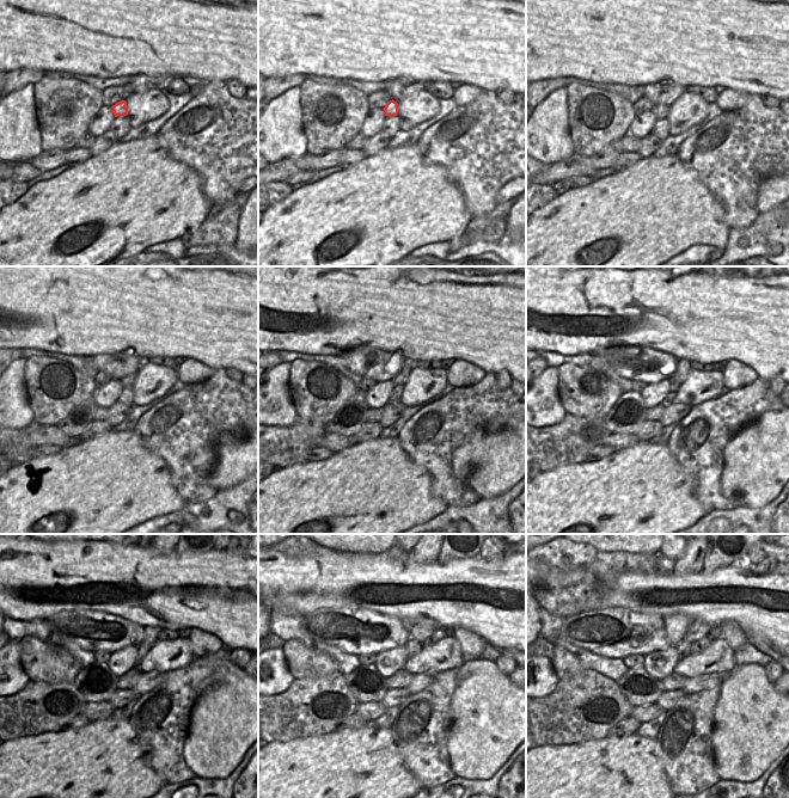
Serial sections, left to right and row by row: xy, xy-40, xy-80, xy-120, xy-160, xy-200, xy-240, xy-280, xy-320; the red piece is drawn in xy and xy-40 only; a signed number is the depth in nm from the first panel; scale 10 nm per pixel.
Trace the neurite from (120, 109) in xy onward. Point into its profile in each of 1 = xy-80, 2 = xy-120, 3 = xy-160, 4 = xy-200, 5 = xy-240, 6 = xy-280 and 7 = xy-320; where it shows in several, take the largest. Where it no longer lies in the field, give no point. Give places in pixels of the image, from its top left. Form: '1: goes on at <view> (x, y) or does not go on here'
1: goes on at xy-80 (660, 111)
2: goes on at xy-120 (129, 380)
3: goes on at xy-160 (409, 364)
4: goes on at xy-200 (683, 368)
5: goes on at xy-240 (151, 636)
6: goes on at xy-280 (421, 631)
7: goes on at xy-320 (697, 630)

